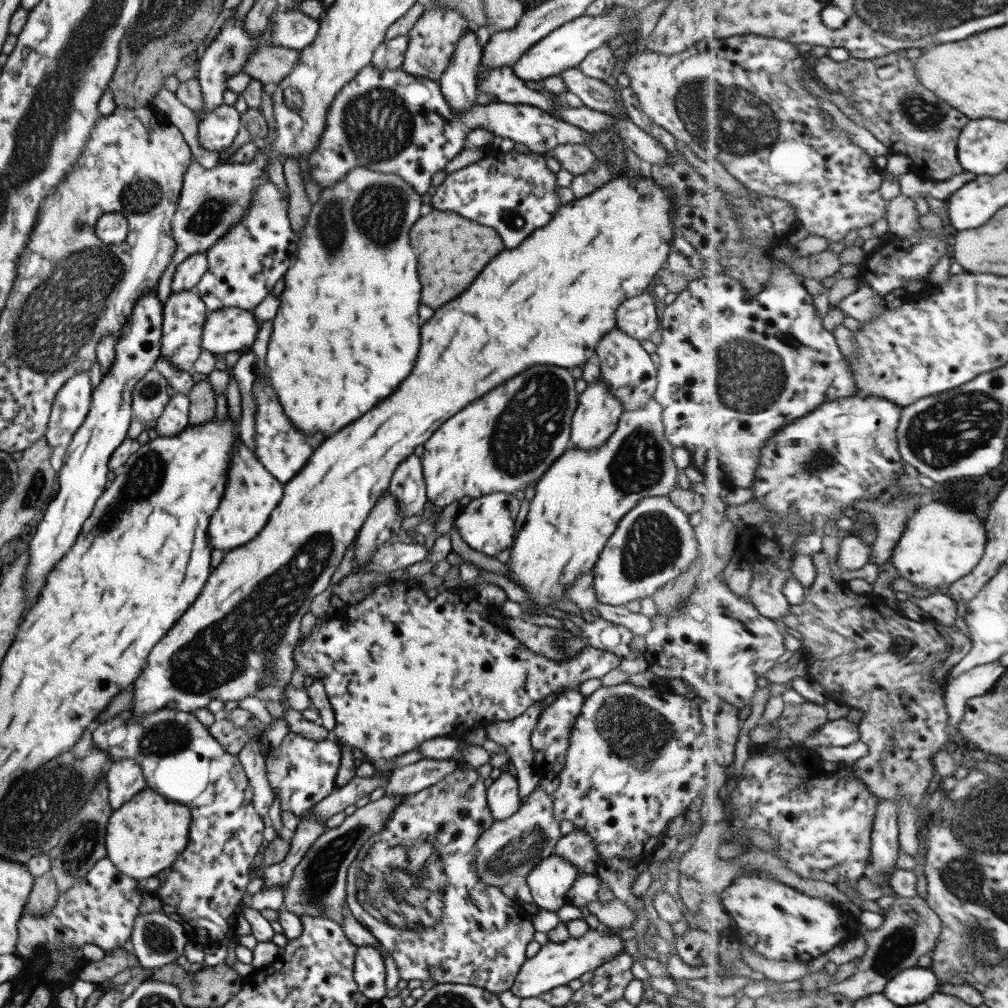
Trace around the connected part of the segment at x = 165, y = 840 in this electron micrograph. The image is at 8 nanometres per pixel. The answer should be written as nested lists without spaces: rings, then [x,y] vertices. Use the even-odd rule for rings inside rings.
[[[145,787],[109,816],[104,834],[106,857],[125,876],[137,882],[171,866],[188,841],[190,810]]]

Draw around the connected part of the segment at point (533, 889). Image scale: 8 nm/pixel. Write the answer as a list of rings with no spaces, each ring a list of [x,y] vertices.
[[[553,854],[540,860],[526,874],[532,902],[538,909],[556,911],[565,902],[565,894],[577,876],[583,875],[570,862]]]

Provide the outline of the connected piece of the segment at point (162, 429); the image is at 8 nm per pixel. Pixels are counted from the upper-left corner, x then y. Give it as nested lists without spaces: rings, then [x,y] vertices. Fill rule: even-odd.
[[[175,394],[168,399],[161,414],[155,419],[154,436],[175,436],[188,426],[187,394]]]

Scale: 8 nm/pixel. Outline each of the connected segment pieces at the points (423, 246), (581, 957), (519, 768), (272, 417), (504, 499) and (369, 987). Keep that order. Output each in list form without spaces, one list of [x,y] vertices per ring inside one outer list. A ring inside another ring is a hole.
[[[429,212],[421,216],[409,230],[411,248],[417,252],[417,276],[421,282],[421,304],[429,308],[439,308],[441,304],[453,300],[463,292],[471,280],[483,270],[483,266],[503,250],[495,230],[467,222],[457,214]]]
[[[599,923],[593,930],[588,930],[581,938],[569,938],[564,942],[547,941],[541,944],[539,950],[532,958],[526,959],[521,965],[510,991],[516,997],[531,998],[545,994],[549,989],[566,986],[571,980],[579,979],[589,971],[594,971],[601,964],[623,952],[623,941],[627,934],[613,935],[605,926]]]
[[[540,701],[528,706],[519,716],[509,720],[496,721],[485,729],[485,736],[501,745],[510,757],[509,768],[518,784],[519,796],[527,796],[538,786],[541,775],[532,770],[532,750],[530,736],[539,713],[542,711]]]
[[[268,374],[252,382],[251,396],[255,403],[254,440],[256,460],[282,485],[289,482],[305,465],[309,456],[327,437],[323,433],[304,435],[296,429],[281,408]]]
[[[501,492],[485,494],[458,509],[454,519],[454,528],[469,548],[494,556],[511,546],[518,506],[519,503],[513,494]]]
[[[357,947],[353,963],[352,976],[359,993],[375,1001],[385,997],[384,962],[379,951],[373,947]]]

